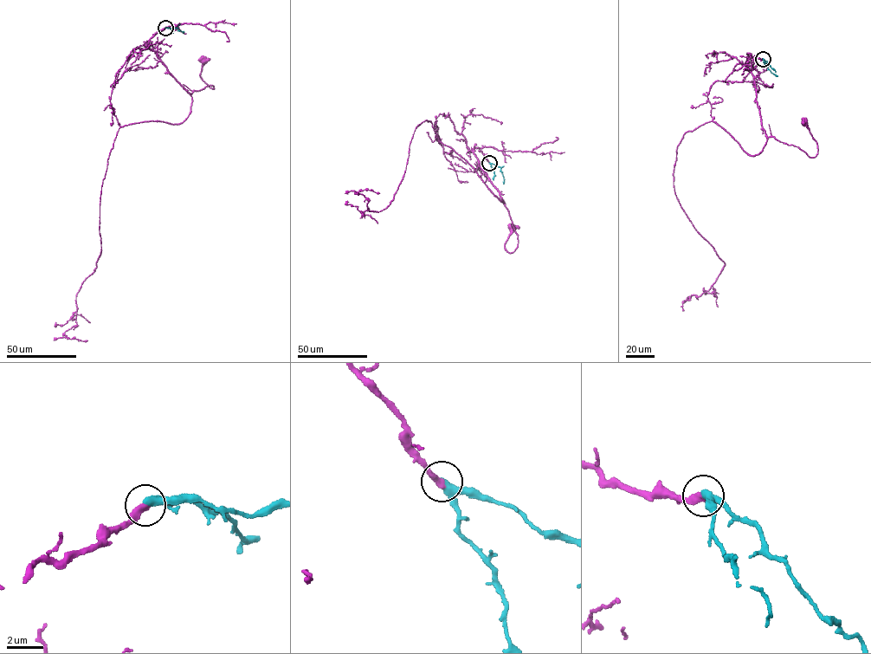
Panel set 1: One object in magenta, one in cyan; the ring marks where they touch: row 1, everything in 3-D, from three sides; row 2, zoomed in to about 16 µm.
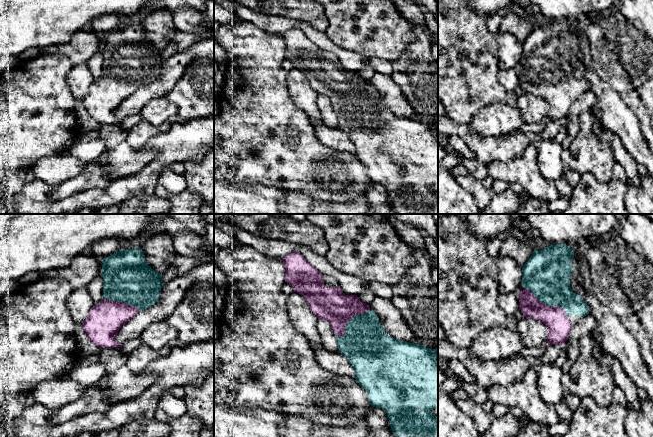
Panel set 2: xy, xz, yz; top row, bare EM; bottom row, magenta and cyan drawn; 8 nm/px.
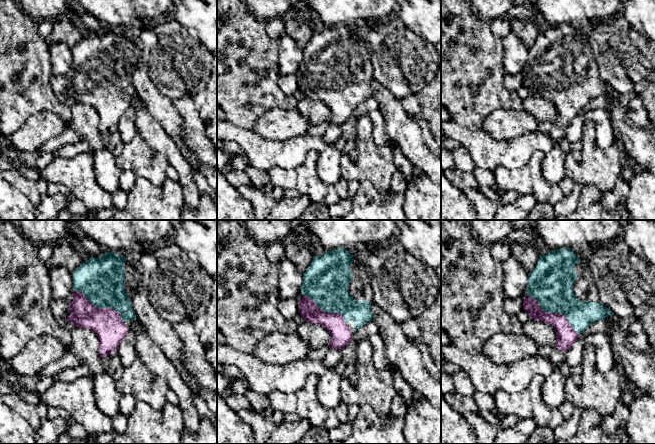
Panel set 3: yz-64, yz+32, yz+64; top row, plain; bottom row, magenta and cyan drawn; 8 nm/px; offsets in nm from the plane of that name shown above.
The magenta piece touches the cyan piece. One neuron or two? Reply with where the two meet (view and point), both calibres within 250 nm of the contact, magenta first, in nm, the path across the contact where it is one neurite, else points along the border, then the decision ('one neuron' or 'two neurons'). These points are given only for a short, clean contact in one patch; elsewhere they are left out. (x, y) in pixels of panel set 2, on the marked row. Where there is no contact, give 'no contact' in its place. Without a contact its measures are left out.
contact yz (547, 305); calibres 190 and 380 nm; one neuron

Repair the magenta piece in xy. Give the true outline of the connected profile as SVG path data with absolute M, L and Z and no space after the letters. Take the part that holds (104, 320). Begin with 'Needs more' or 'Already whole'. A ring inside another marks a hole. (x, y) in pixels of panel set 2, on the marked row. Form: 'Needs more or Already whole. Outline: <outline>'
Needs more. Outline: M140 247L119 250L104 258L102 263L104 300L93 305L82 328L90 342L100 348L122 348L122 345L116 342L119 329L139 311L151 307L159 300L160 290L164 285L162 274L157 273L146 263Z

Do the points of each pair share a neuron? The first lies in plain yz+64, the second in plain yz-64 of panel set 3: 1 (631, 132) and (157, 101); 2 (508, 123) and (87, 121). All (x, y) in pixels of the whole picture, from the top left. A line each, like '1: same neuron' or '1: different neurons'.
1: same neuron
2: different neurons

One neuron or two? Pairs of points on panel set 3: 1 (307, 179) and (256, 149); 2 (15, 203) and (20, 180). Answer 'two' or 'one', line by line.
1: two
2: two

